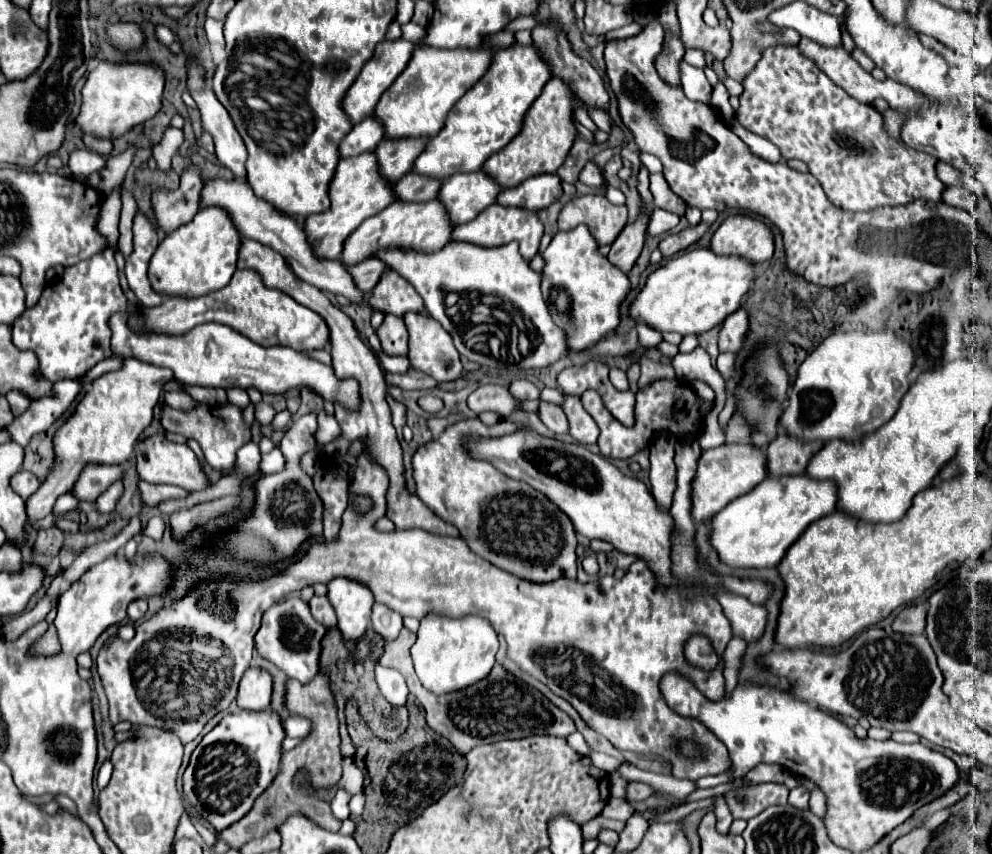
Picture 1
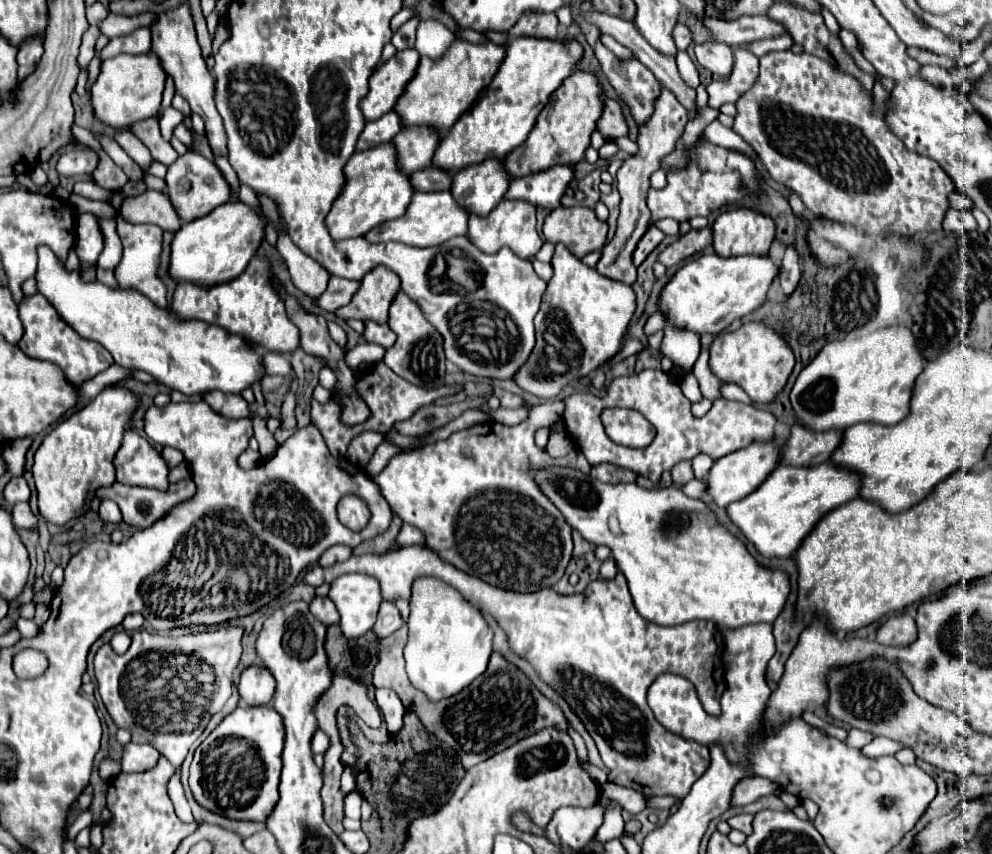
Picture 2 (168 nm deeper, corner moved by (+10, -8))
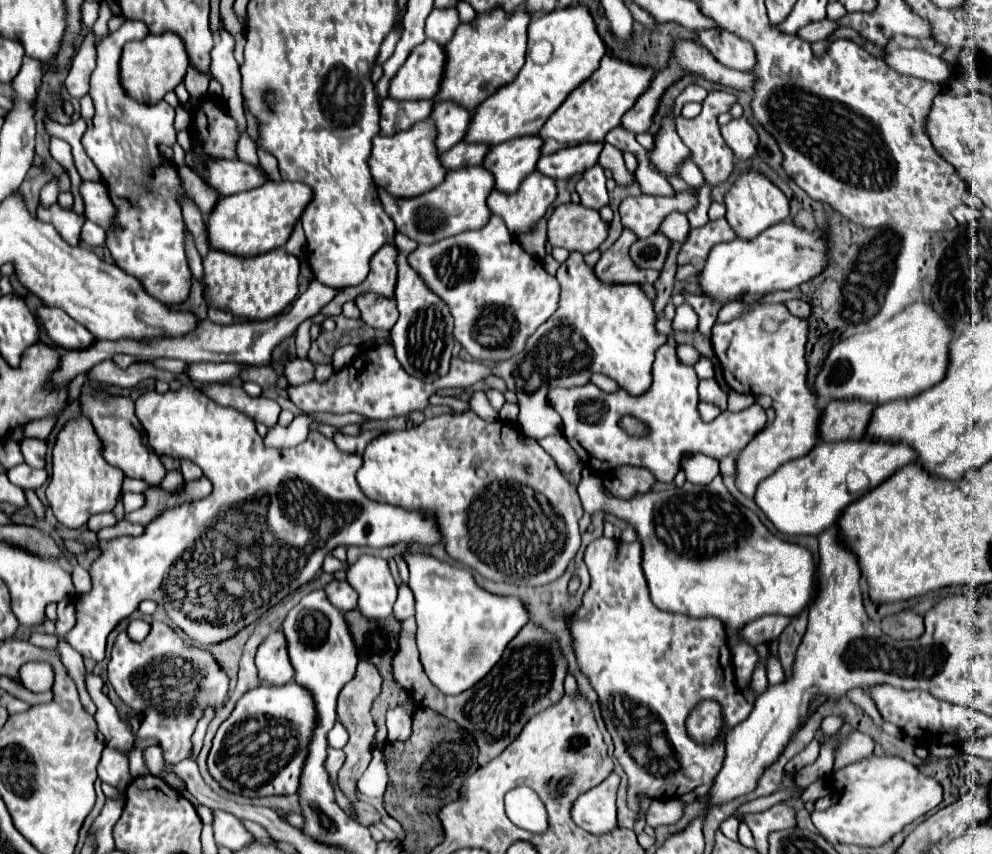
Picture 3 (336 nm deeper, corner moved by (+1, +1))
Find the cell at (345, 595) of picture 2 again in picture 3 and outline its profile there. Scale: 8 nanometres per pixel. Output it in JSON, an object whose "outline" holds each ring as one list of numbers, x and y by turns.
{"outline":[[361,555,347,571,349,585,359,595,359,611,367,619,385,619,393,613,397,583,389,571,387,559]]}

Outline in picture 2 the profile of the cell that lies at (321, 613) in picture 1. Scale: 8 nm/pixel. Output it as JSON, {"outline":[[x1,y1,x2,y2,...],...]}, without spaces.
{"outline":[[316,596,316,598,310,602,310,612,312,612,320,622,324,622,326,626,338,622,338,610,334,608,334,602,332,602,328,596,326,596,326,598]]}

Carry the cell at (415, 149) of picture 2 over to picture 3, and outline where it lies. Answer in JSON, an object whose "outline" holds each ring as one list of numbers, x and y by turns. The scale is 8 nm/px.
{"outline":[[437,103,429,117,437,127,435,147,439,153,445,153,463,139,471,113,455,103]]}

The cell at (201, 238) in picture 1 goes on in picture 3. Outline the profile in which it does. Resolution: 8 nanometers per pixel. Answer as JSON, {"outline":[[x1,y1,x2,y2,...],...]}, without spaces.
{"outline":[[267,181,247,193,219,197,217,205,207,217,207,239,211,249,237,257,257,257,271,249,283,247,299,221,303,207,311,201,311,189,303,183]]}

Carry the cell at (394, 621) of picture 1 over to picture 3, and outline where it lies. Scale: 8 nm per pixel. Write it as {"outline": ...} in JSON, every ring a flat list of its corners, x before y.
{"outline":[[401,585,399,597,397,597,397,603,395,603,395,609,393,609,393,617,397,621,405,621,413,615,415,615,415,597,413,597,413,593,407,585]]}

